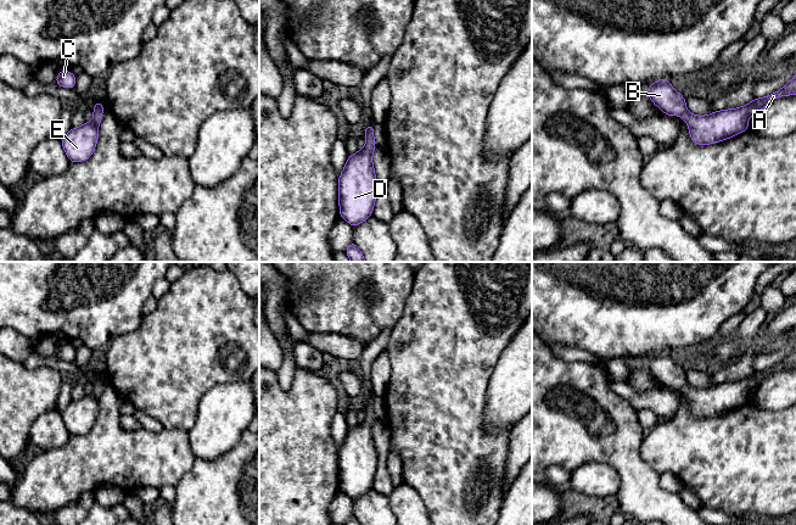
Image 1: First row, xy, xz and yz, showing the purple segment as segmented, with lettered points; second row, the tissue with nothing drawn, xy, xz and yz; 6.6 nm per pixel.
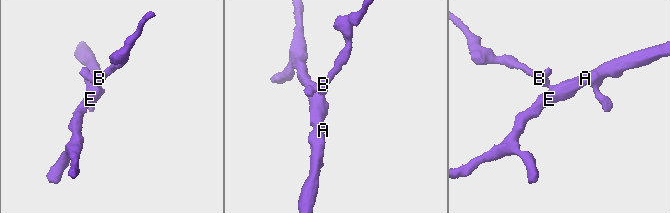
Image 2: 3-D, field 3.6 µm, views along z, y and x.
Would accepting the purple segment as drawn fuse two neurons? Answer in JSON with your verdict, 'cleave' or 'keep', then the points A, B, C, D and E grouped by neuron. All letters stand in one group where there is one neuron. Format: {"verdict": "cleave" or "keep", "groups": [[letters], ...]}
{"verdict": "keep", "groups": [["A", "B", "C", "D", "E"]]}

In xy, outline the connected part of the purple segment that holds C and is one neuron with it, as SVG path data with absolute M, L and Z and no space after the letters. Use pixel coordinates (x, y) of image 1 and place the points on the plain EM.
M58 342L58 347L55 356L62 361L75 362L75 353L77 350L72 346L72 344Z

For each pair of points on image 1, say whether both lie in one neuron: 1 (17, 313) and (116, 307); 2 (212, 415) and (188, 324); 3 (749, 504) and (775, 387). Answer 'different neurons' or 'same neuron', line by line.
1: same neuron
2: different neurons
3: different neurons

